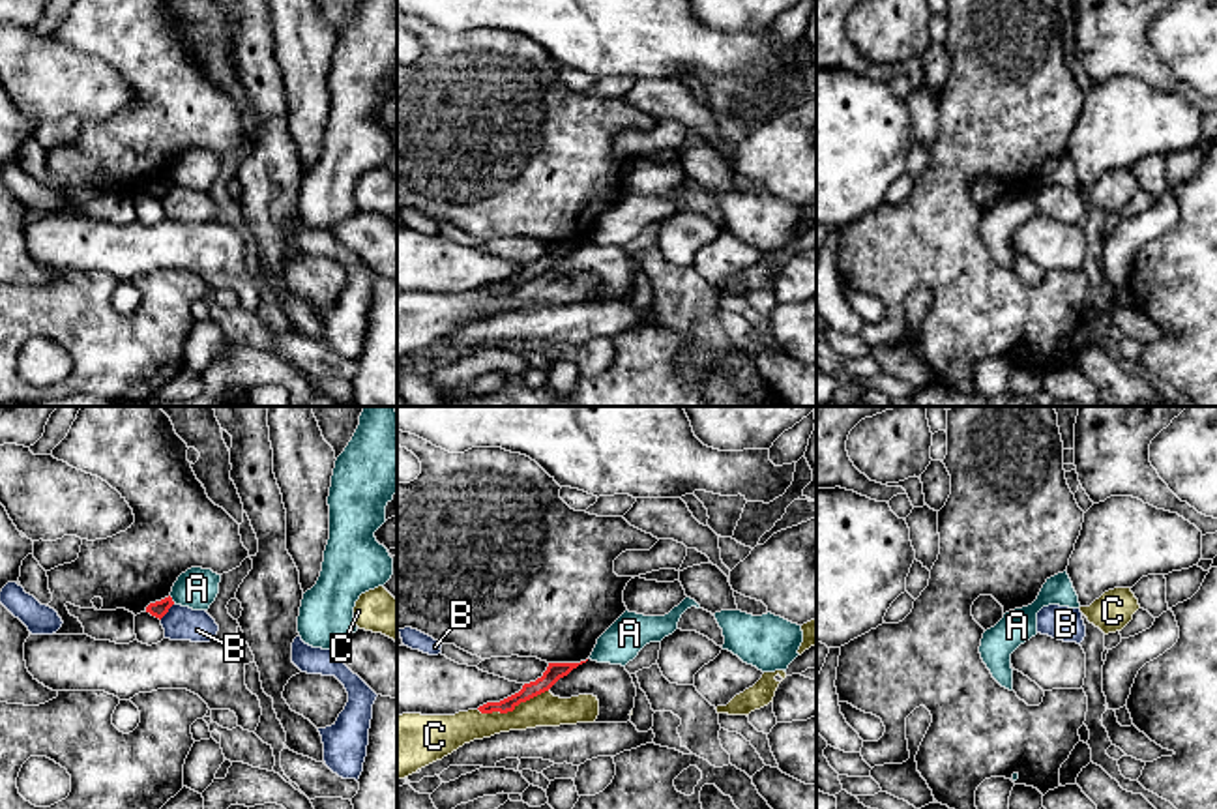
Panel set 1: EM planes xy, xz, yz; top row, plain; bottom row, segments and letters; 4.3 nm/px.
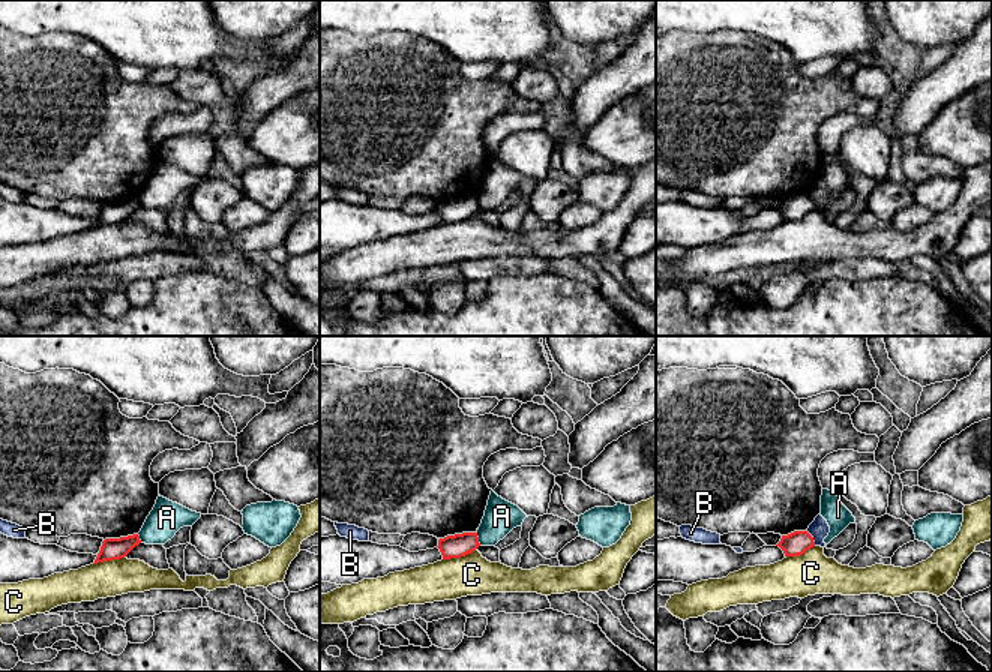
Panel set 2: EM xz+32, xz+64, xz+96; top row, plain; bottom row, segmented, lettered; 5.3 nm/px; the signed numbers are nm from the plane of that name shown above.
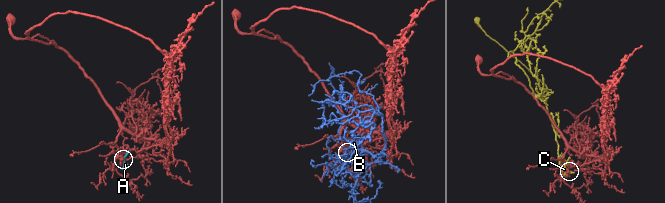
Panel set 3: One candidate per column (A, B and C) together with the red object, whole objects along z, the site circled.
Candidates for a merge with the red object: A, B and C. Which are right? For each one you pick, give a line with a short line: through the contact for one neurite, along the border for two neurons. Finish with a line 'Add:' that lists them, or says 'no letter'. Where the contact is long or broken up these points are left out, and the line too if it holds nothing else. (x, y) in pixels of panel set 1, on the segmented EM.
Add: no letter

